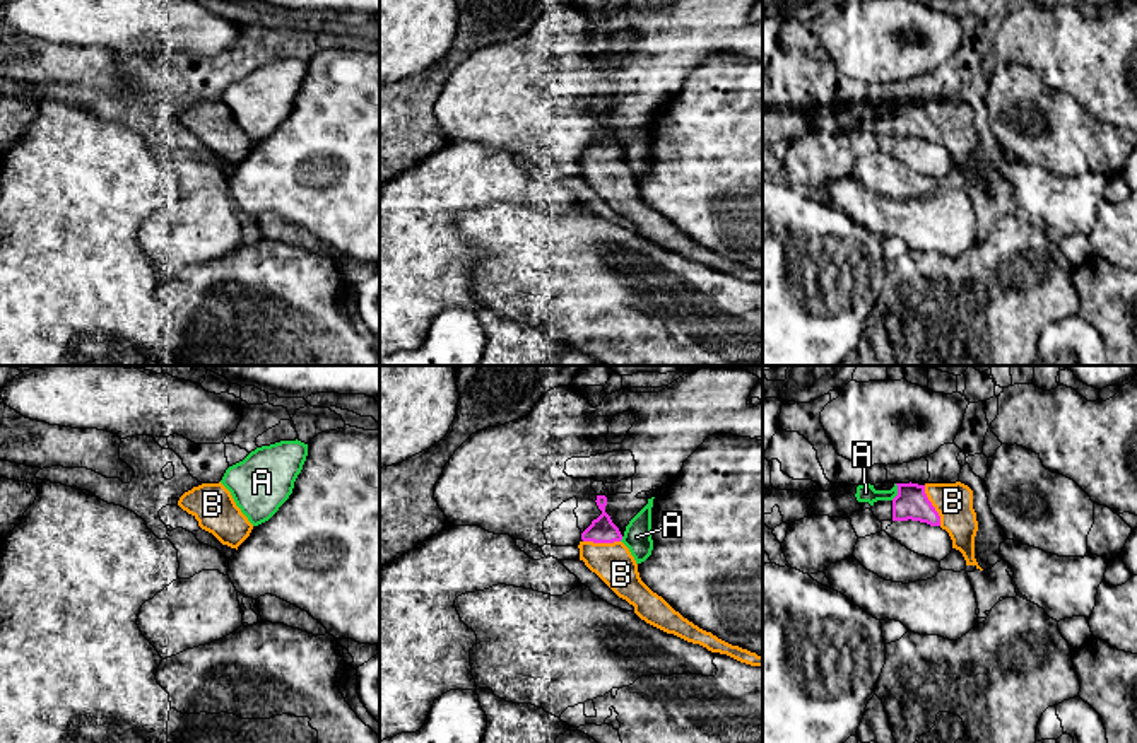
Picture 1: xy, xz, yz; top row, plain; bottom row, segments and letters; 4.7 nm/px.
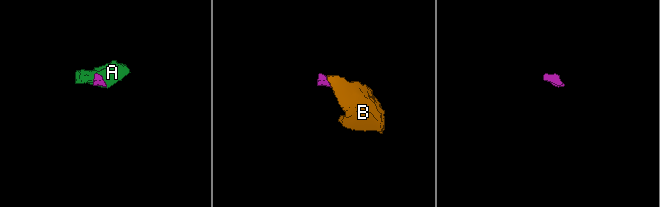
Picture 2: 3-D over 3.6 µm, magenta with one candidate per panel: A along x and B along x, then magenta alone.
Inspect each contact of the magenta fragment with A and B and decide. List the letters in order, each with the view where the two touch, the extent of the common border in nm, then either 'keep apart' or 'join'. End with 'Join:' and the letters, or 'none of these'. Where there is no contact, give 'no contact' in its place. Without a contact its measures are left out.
A: meets magenta in yz; contact 80 nm long; keep apart
B: meets magenta in yz; contact 200 nm long; join
Join: B

